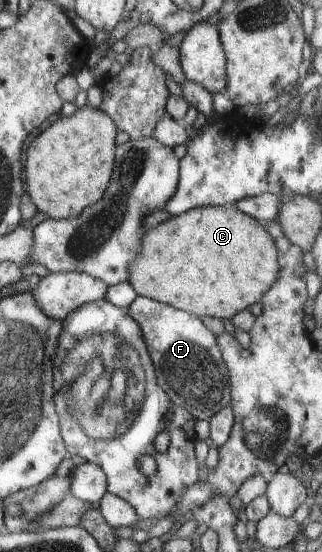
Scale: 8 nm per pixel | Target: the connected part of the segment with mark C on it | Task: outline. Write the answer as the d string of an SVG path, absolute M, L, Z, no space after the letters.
M233 204L195 206L171 216L155 227L146 228L140 244L140 253L128 267L127 281L137 296L151 298L200 318L209 315L226 320L241 309L259 302L279 271L273 238L255 218L239 211Z

